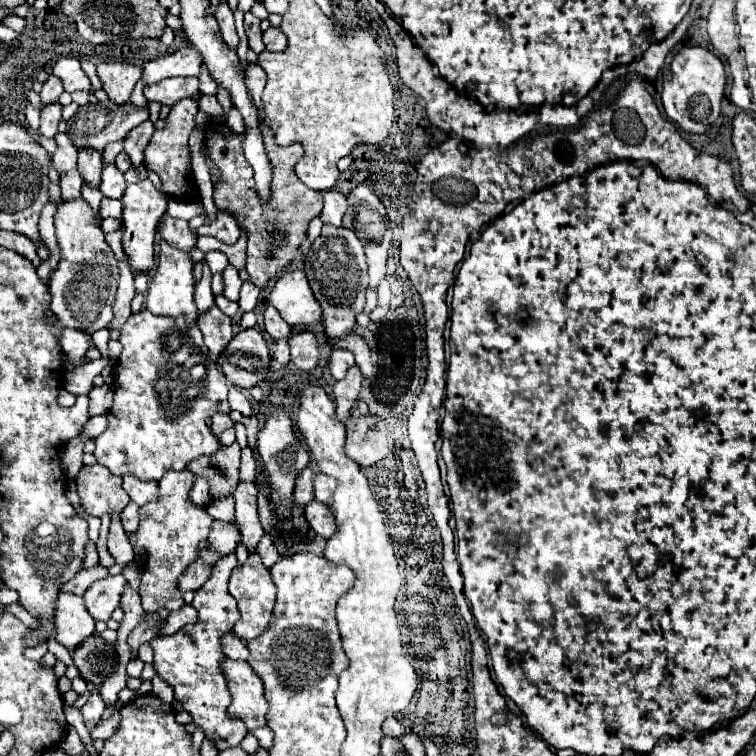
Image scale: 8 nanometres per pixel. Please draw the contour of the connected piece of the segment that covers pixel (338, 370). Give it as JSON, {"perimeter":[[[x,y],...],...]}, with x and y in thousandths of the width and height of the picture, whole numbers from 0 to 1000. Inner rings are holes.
{"perimeter":[[[442,462],[439,464],[434,485],[437,485],[437,493],[444,504],[455,501],[460,485],[466,485],[466,483],[468,483],[468,467],[466,464],[460,464],[460,462]]]}

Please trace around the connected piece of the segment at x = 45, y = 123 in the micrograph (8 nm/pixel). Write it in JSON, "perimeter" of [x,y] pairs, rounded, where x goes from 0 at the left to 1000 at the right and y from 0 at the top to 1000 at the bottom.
{"perimeter":[[[79,136],[71,139],[61,139],[53,149],[53,176],[63,184],[71,184],[71,179],[77,176],[77,163],[82,157],[82,142]]]}

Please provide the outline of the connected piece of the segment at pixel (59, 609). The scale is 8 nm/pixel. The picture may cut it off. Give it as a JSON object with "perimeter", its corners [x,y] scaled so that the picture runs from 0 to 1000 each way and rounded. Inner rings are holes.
{"perimeter":[[[79,784],[74,792],[74,848],[95,861],[106,848],[124,837],[124,819],[111,803],[111,792],[98,784]]]}

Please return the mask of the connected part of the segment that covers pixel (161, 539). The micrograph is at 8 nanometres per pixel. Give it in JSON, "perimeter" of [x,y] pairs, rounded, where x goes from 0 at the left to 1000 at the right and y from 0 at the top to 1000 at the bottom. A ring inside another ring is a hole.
{"perimeter":[[[222,623],[212,639],[212,660],[185,671],[185,694],[183,702],[169,708],[172,721],[188,724],[196,729],[196,739],[188,753],[188,771],[185,771],[185,792],[193,808],[217,806],[238,806],[243,800],[241,784],[235,782],[235,763],[238,758],[262,739],[262,721],[272,716],[280,694],[280,684],[272,673],[265,673],[249,663],[249,652],[257,639],[257,628],[243,623]]]}

